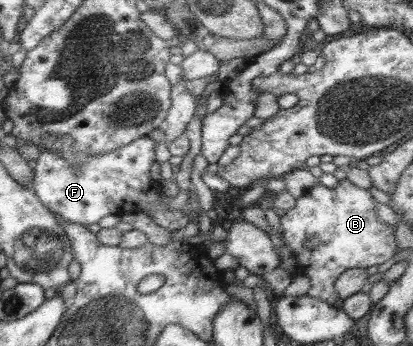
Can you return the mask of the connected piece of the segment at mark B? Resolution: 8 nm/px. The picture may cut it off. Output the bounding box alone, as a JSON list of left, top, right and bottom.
[279,179,396,306]

